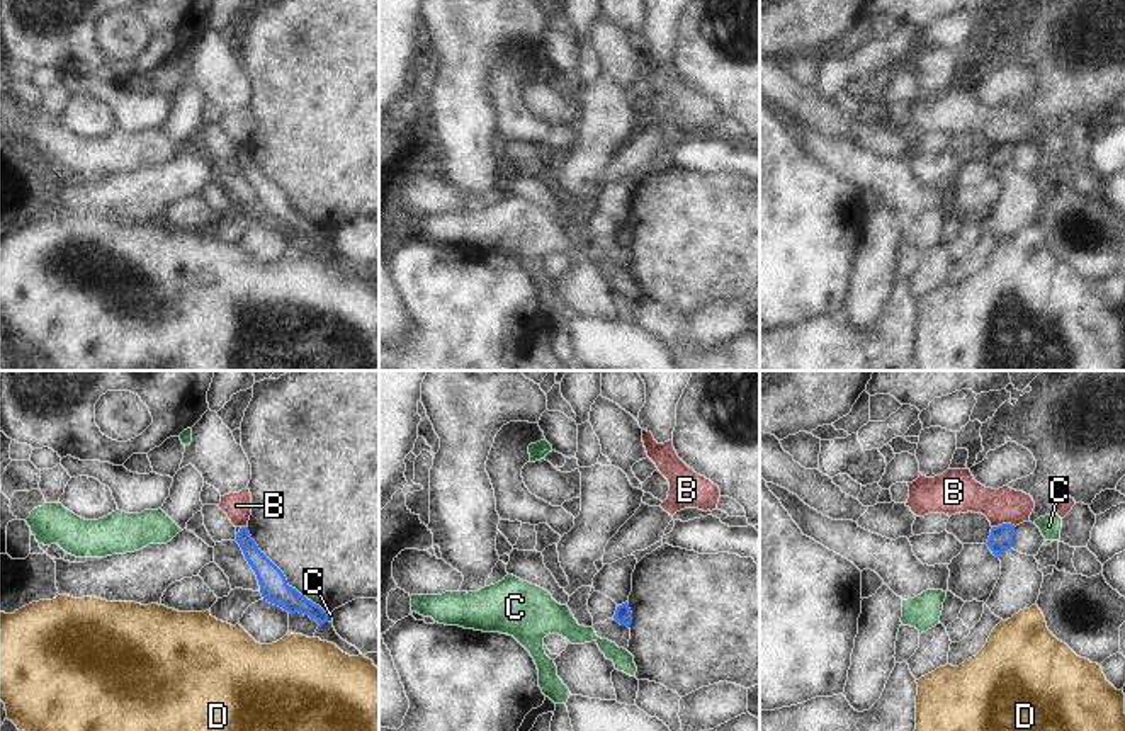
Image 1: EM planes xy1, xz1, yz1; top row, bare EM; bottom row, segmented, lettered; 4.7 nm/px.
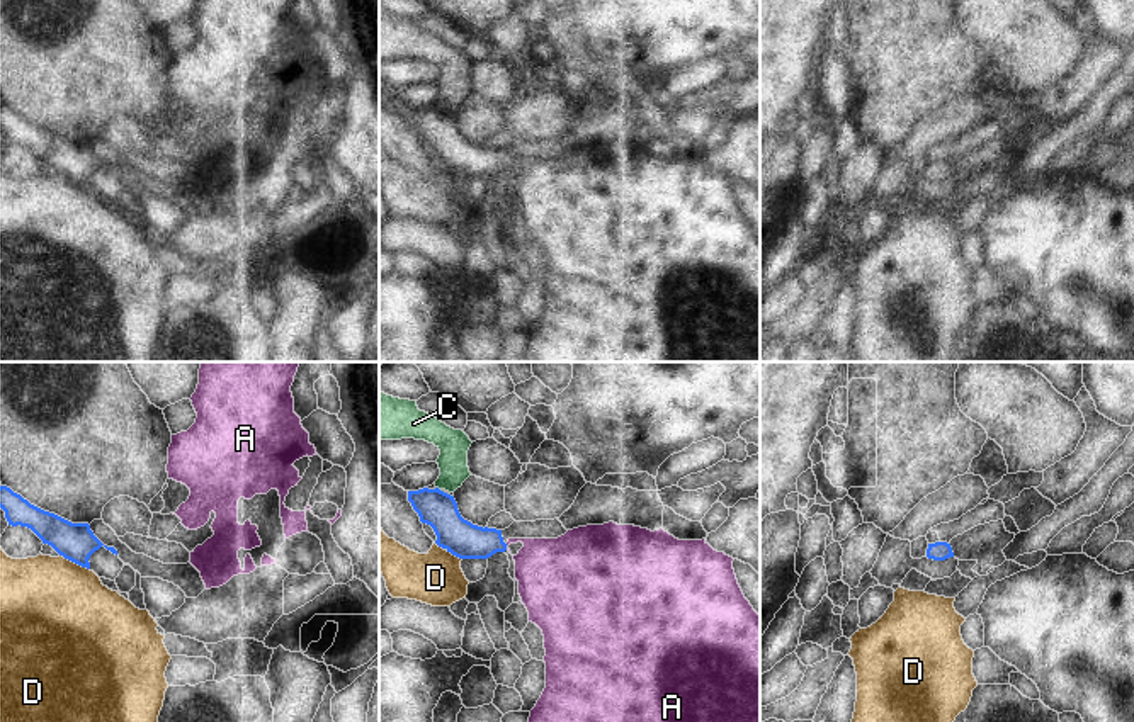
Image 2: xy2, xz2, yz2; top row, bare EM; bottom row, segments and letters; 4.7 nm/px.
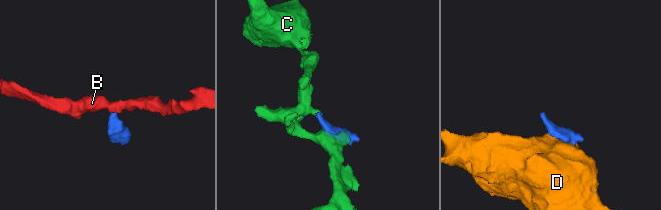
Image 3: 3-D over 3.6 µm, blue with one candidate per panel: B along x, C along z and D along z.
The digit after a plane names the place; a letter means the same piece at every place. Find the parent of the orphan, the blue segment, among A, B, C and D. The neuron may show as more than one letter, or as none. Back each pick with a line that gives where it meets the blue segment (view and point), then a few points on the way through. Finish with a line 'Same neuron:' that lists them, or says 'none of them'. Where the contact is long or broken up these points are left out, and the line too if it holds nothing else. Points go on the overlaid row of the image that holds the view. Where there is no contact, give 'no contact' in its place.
A: contact xz2 (505, 547)
Same neuron: A

